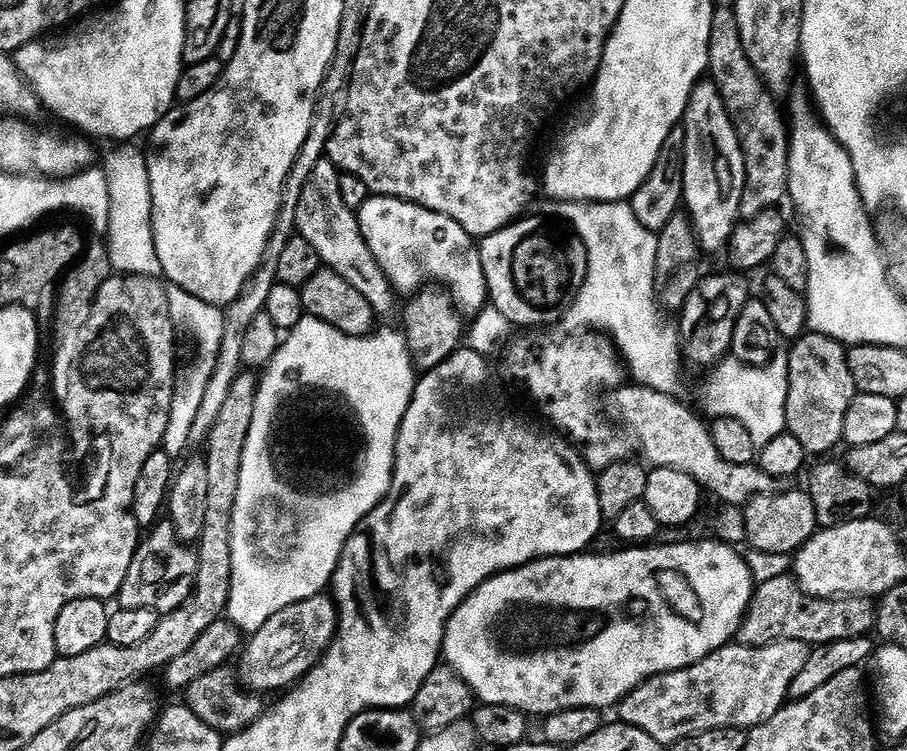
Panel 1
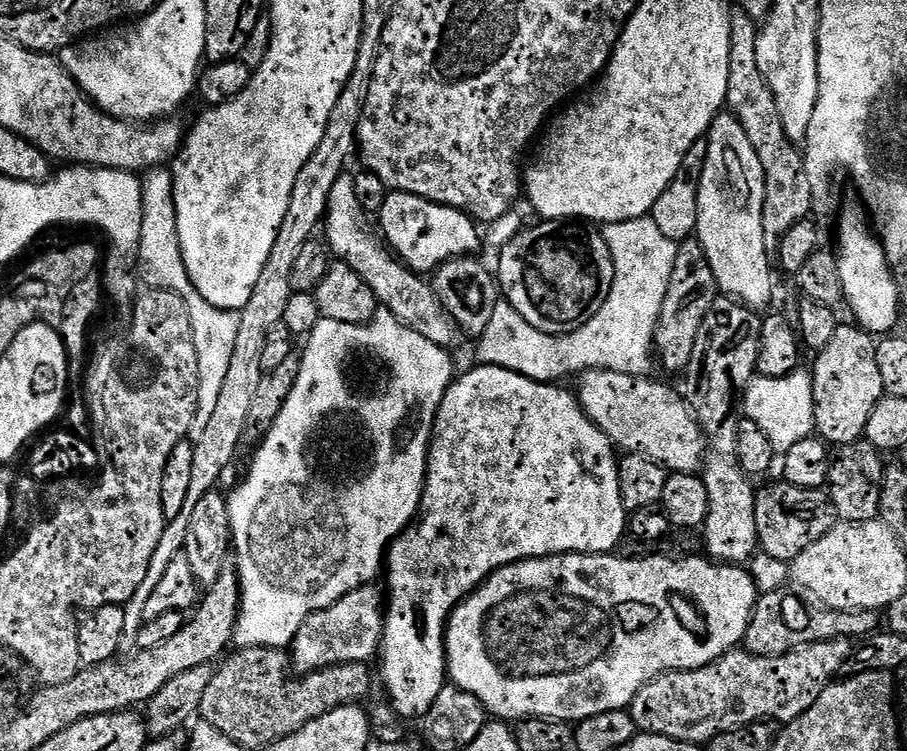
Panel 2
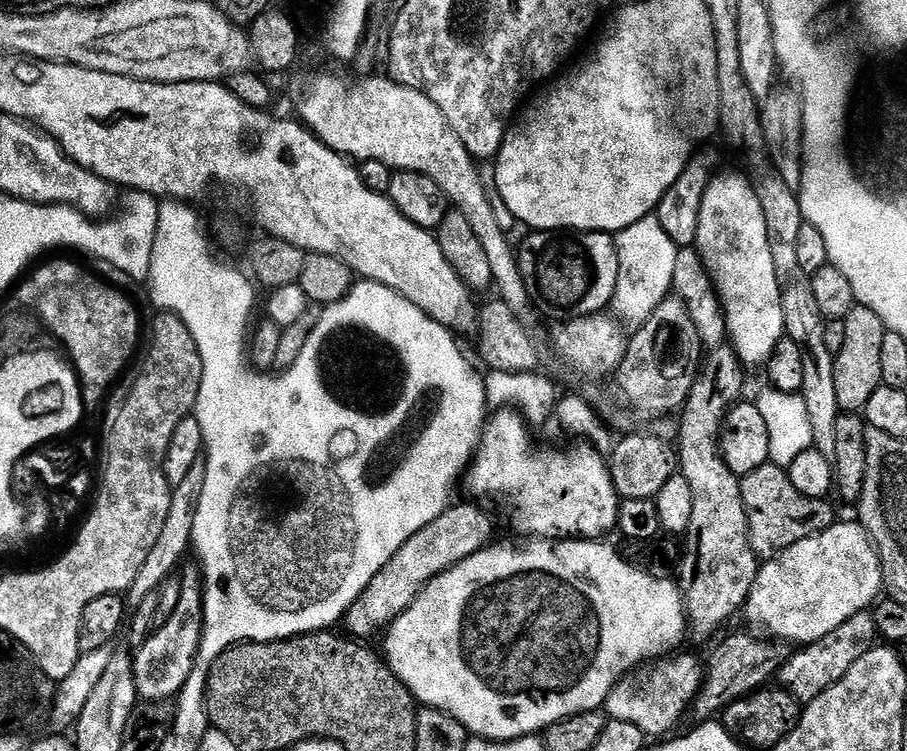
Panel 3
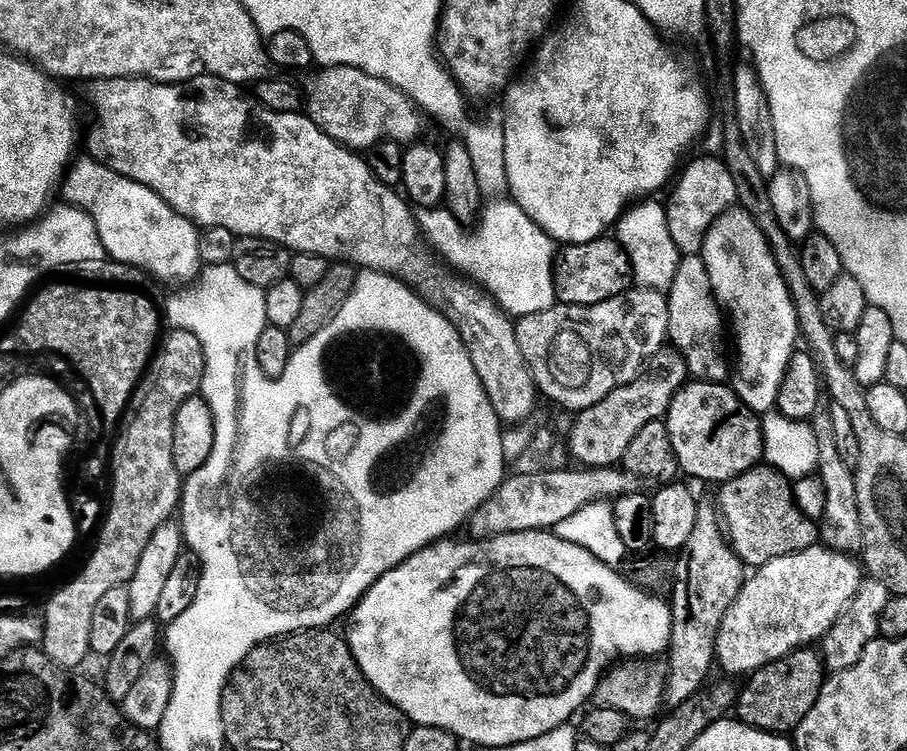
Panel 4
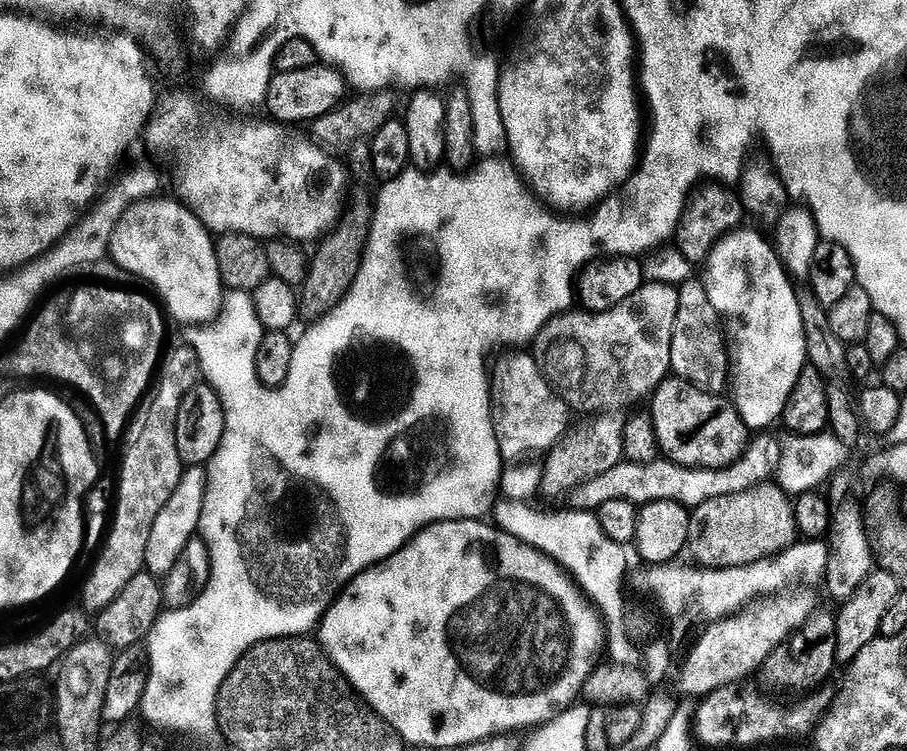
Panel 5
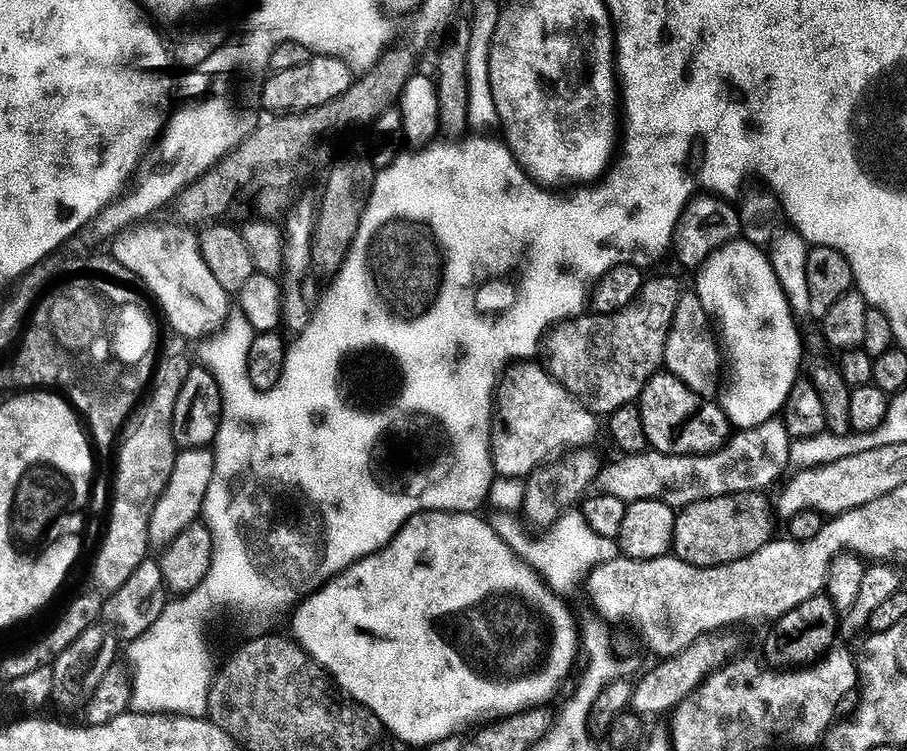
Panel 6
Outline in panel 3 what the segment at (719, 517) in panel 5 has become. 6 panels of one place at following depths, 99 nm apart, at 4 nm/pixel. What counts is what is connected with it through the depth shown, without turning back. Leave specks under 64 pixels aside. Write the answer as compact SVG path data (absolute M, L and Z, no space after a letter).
M769 462L758 470L746 474L741 479L740 486L750 546L761 561L774 560L777 554L794 546L794 542L802 542L802 538L821 536L829 526L837 523L838 516L832 513L827 499L807 497L806 494L799 493L794 488L787 471L777 464Z

